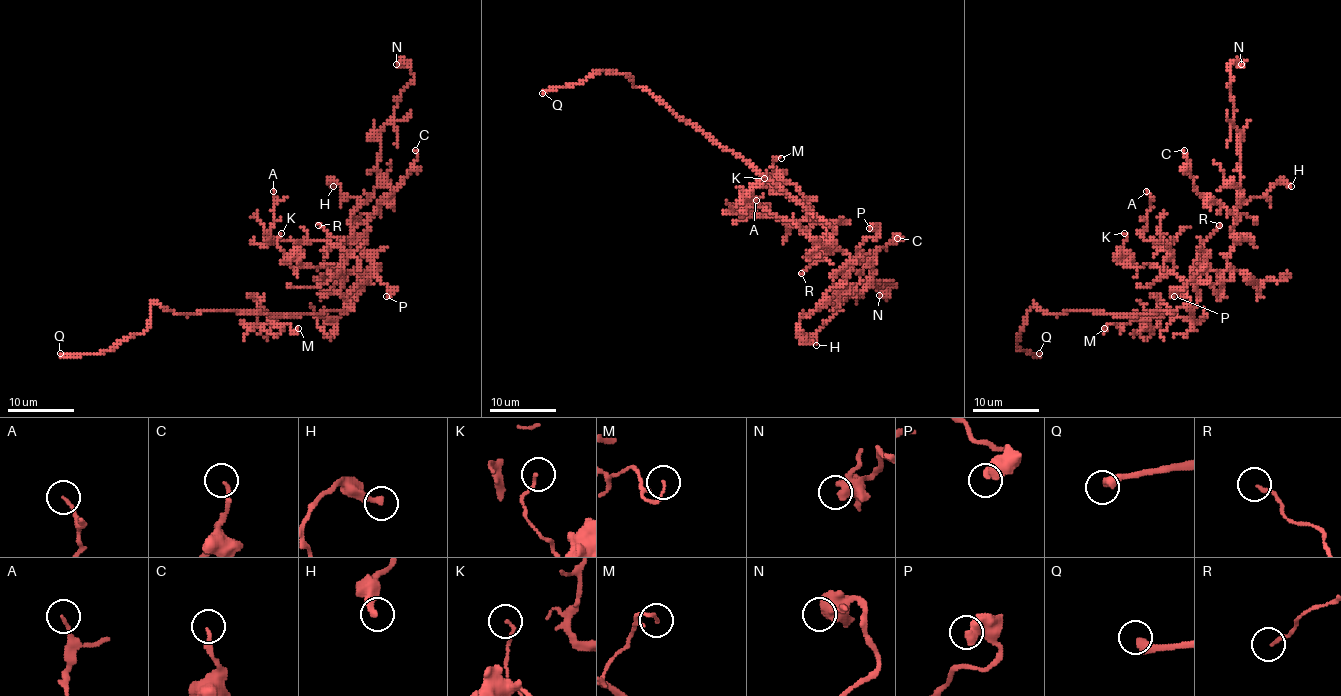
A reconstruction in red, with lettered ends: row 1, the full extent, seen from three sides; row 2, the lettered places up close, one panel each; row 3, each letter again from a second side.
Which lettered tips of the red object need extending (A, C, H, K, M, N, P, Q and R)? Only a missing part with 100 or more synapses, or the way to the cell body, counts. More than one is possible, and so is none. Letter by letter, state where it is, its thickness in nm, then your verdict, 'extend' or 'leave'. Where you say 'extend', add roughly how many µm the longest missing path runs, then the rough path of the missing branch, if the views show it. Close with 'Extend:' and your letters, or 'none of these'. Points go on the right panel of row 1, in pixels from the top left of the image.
A: at (1146, 191); 110 nm thick; leave
C: at (1184, 150); 160 nm thick; leave
H: at (1291, 186); 320 nm thick; leave
K: at (1124, 233); 120 nm thick; leave
M: at (1104, 328); 90 nm thick; leave
N: at (1241, 64); 380 nm thick; leave
P: at (1174, 296); 550 nm thick; leave
Q: at (1039, 353); 400 nm thick; extend; about 40 µm are missing; missing branch runs (1039, 353), (1053, 355), (1064, 363), (1086, 365), (1114, 383), (1151, 395), (1184, 390), (1188, 393), (1186, 398)
R: at (1219, 225); 140 nm thick; leave
Extend: Q

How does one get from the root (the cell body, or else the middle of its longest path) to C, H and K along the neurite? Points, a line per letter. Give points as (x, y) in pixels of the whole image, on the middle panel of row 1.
C: (834, 233), (827, 251), (849, 256), (834, 275), (846, 280), (837, 288), (849, 291), (874, 251), (897, 238)
H: (834, 233), (827, 251), (849, 260), (834, 275), (846, 283), (832, 288), (846, 300), (816, 345)
K: (834, 233), (834, 243), (822, 240), (824, 225), (807, 211), (806, 196), (794, 185), (764, 178)

